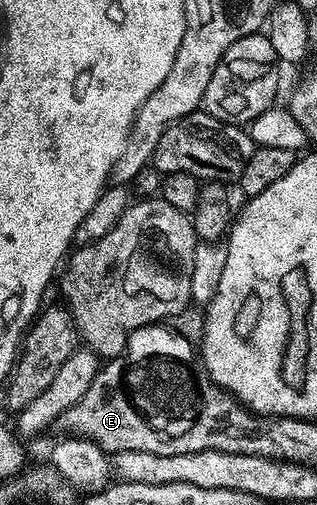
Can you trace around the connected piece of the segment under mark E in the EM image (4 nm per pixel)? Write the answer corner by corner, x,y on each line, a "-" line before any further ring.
124,356
108,358
100,366
94,381
87,389
87,393
63,416
64,423
70,425
72,432
82,435
96,442
98,447
104,449
106,454
112,455
123,451
135,451
136,453
150,453
160,457
171,455
191,455
199,451
215,451
215,443
221,437
221,429
225,431
223,418
227,415
222,405
215,404
209,408
207,417
201,417
196,427
186,429
183,433
160,433
153,426
148,425
143,415
133,402
124,386
127,361

